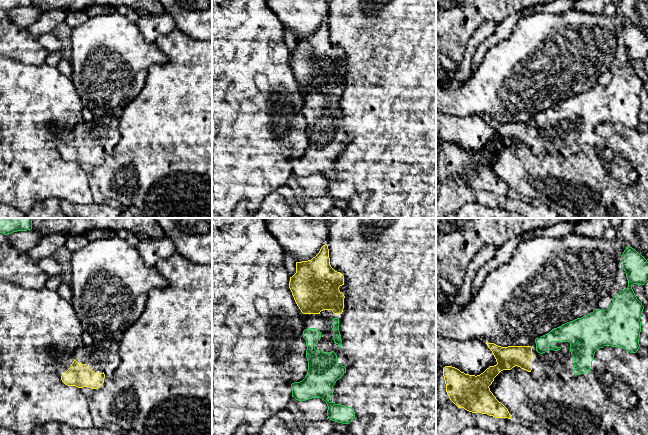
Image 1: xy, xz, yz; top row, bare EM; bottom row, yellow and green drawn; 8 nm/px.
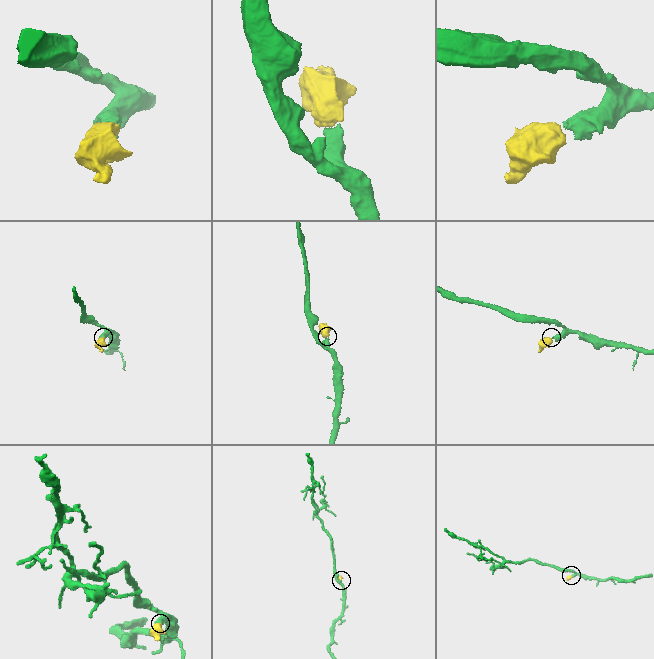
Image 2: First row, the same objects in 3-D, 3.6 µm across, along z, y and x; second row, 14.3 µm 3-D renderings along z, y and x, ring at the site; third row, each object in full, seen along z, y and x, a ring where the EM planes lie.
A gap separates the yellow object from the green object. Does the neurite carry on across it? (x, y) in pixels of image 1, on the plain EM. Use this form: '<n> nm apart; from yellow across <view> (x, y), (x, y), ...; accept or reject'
30 nm apart; from yellow across xz (335, 89), (335, 93); accept

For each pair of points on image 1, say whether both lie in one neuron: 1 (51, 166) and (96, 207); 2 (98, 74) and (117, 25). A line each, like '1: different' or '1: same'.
1: different
2: same

